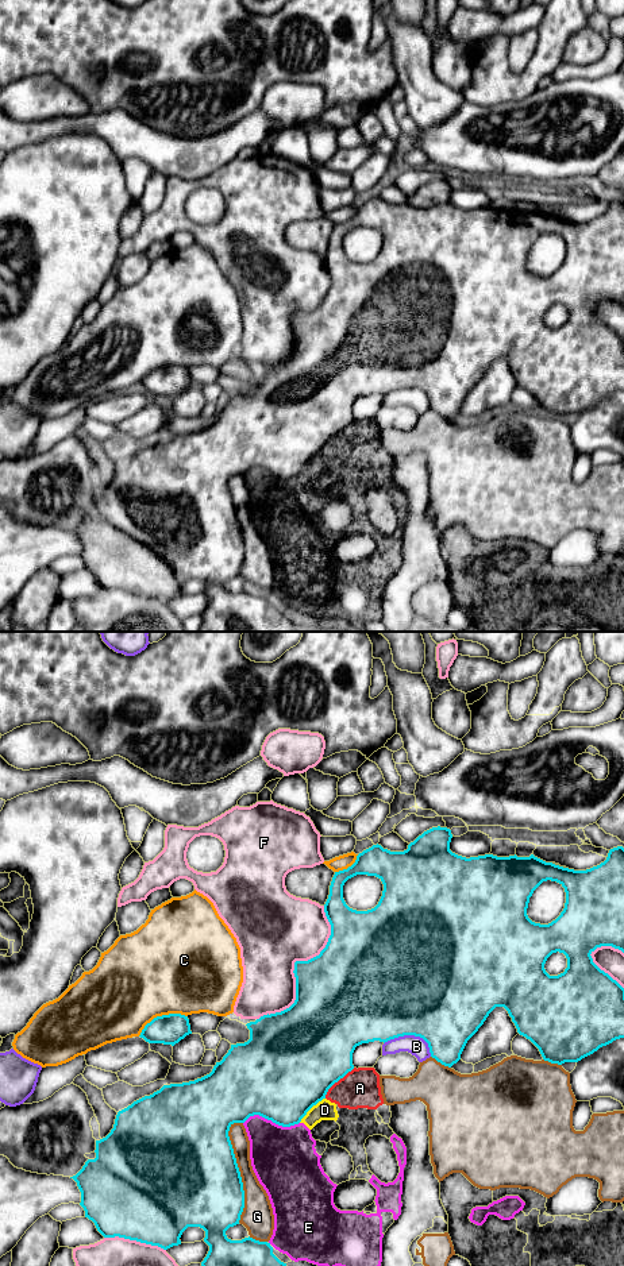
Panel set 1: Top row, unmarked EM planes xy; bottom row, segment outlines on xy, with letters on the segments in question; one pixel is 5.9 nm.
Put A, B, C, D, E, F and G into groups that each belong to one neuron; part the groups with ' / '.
A D E / B / C / F / G

